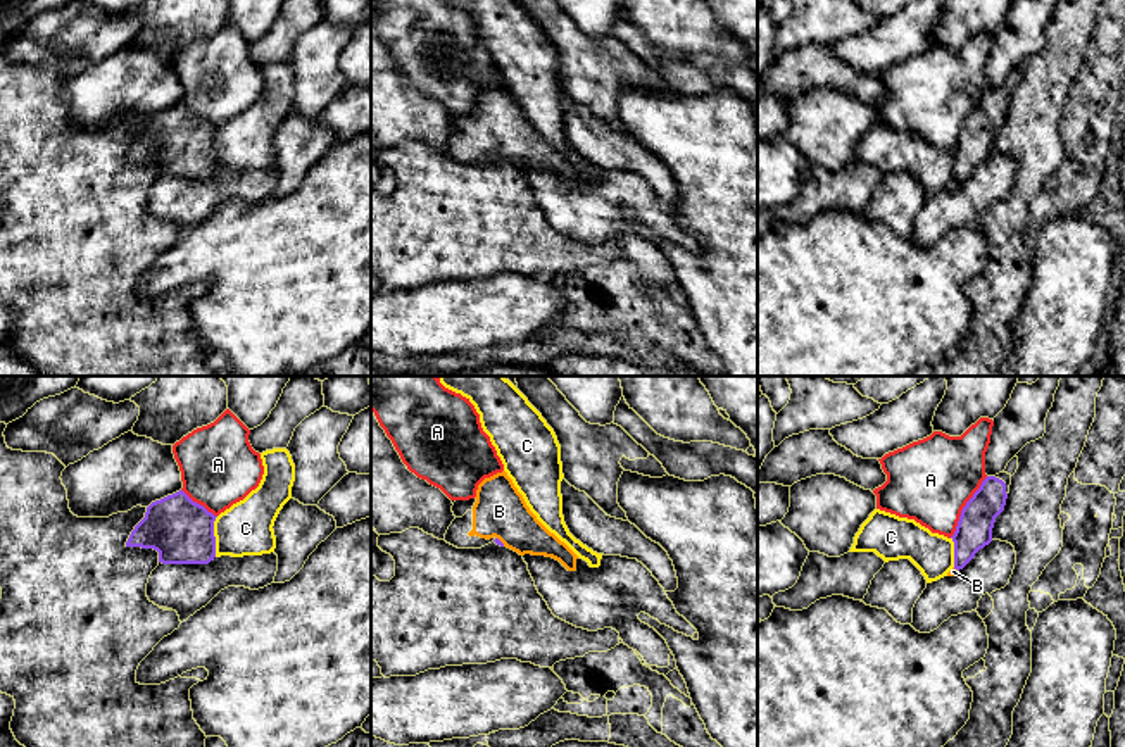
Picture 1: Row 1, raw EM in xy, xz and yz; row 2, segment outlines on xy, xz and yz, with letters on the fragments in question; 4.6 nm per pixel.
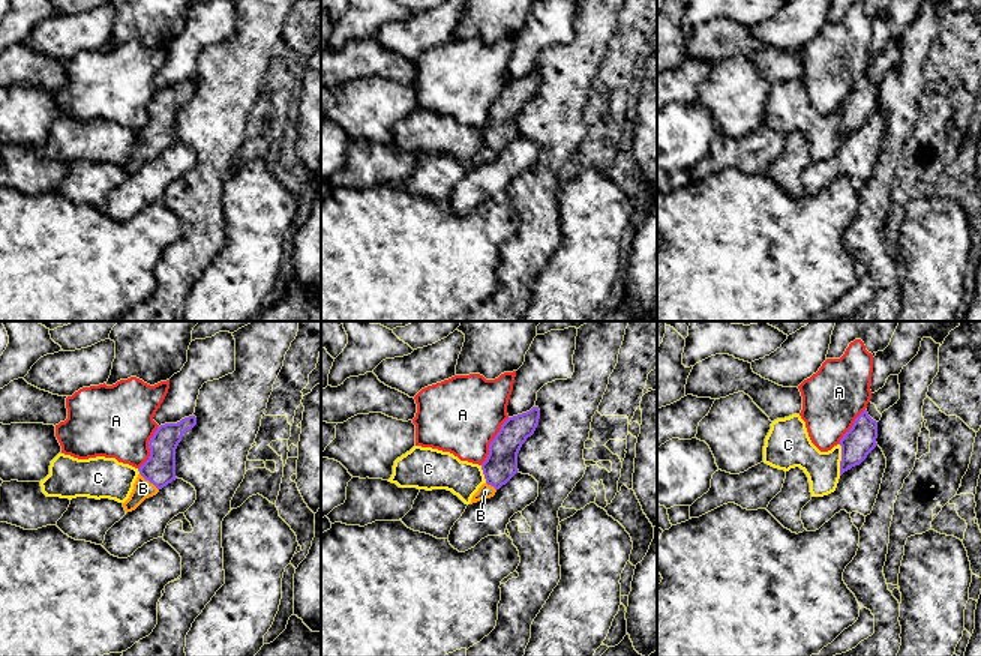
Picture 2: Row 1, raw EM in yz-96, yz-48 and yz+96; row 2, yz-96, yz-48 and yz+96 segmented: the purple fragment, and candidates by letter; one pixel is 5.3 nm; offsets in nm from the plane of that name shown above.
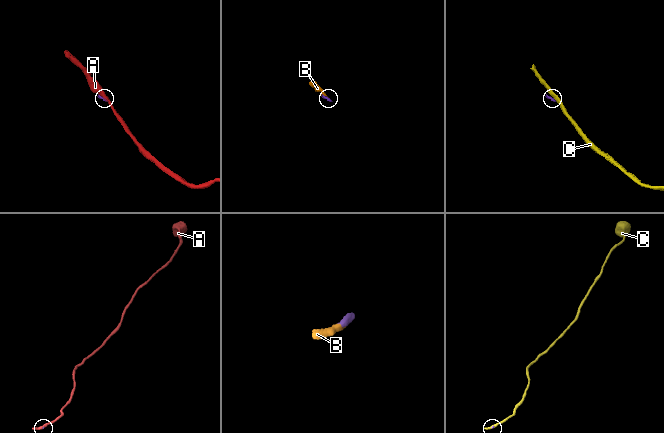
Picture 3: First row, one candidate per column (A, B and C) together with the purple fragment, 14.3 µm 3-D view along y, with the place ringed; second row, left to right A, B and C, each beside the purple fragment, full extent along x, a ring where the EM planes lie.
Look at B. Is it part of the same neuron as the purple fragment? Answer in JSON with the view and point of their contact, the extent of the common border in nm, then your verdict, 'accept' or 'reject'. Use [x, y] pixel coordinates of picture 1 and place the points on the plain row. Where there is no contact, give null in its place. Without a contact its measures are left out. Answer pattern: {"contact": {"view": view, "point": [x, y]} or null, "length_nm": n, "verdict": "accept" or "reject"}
{"contact": {"view": "xz", "point": [501, 156]}, "length_nm": 60, "verdict": "accept"}

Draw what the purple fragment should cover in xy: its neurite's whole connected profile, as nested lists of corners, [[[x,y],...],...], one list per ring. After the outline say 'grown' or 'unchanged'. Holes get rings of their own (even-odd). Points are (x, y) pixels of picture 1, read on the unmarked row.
[[[179,104],[147,121],[126,160],[154,162],[162,178],[209,178],[216,171],[216,131]]]; unchanged

